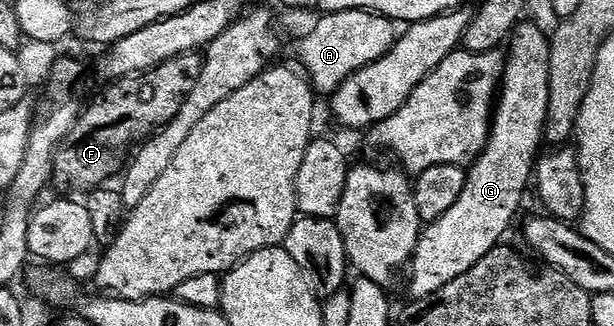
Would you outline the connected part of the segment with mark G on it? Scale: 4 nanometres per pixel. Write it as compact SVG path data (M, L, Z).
M523 21L515 27L514 32L510 34L508 46L505 48L506 67L502 71L502 82L500 90L496 95L494 104L494 114L490 121L490 136L486 142L486 148L482 151L477 159L469 164L466 171L466 184L464 185L464 193L460 193L460 201L456 201L456 205L452 205L452 209L448 209L448 213L444 213L444 217L440 217L435 223L425 224L424 230L418 237L418 244L414 250L414 257L408 264L408 275L410 271L410 299L417 301L419 299L428 299L435 295L440 289L444 289L444 285L448 285L448 281L456 281L456 277L460 277L464 273L468 273L468 269L472 269L472 265L476 265L476 261L480 261L487 255L493 247L499 246L503 242L502 239L506 235L506 230L514 223L514 218L518 215L518 210L522 207L522 198L526 195L526 186L531 186L532 176L536 170L536 164L540 158L540 152L544 147L544 136L546 134L546 118L548 117L548 61L550 60L550 41L547 32L542 32L534 23Z

